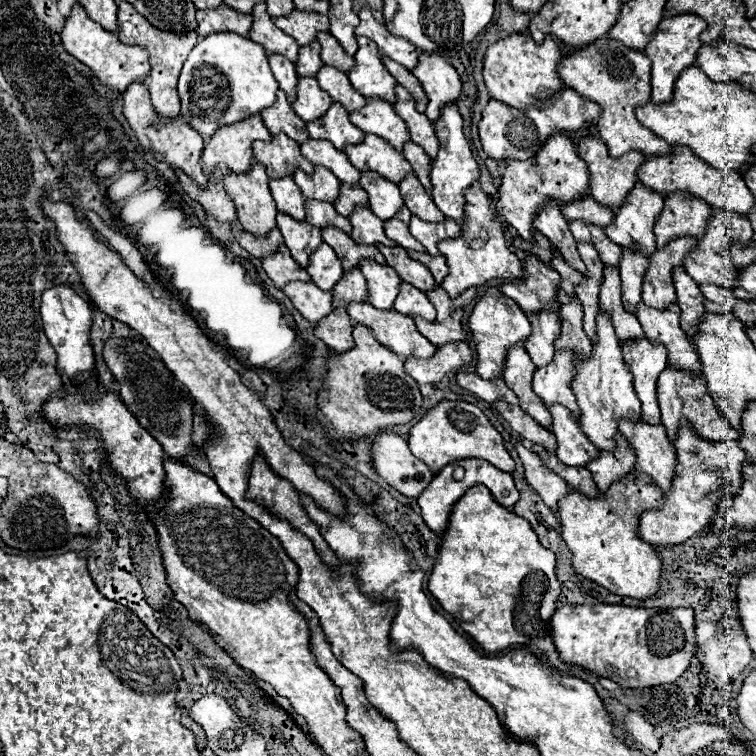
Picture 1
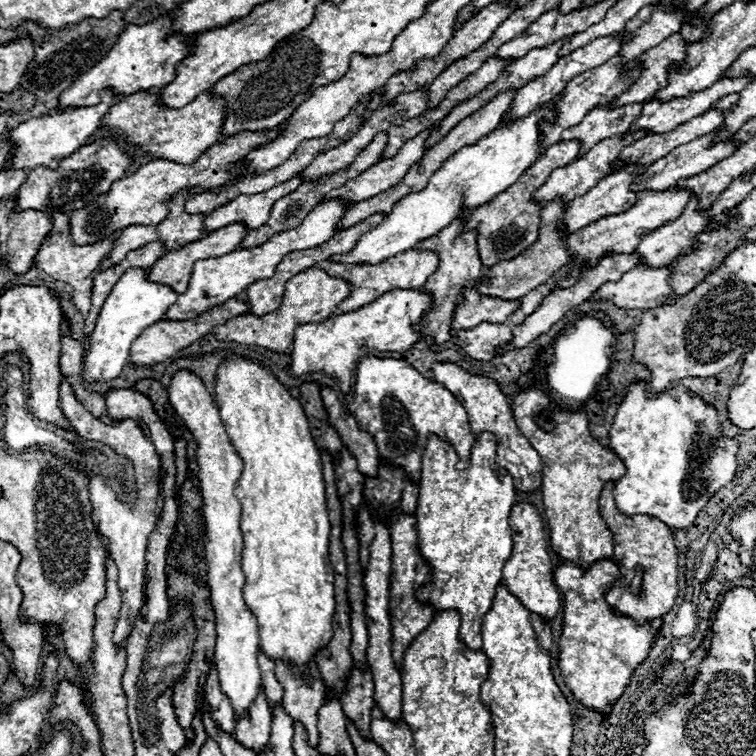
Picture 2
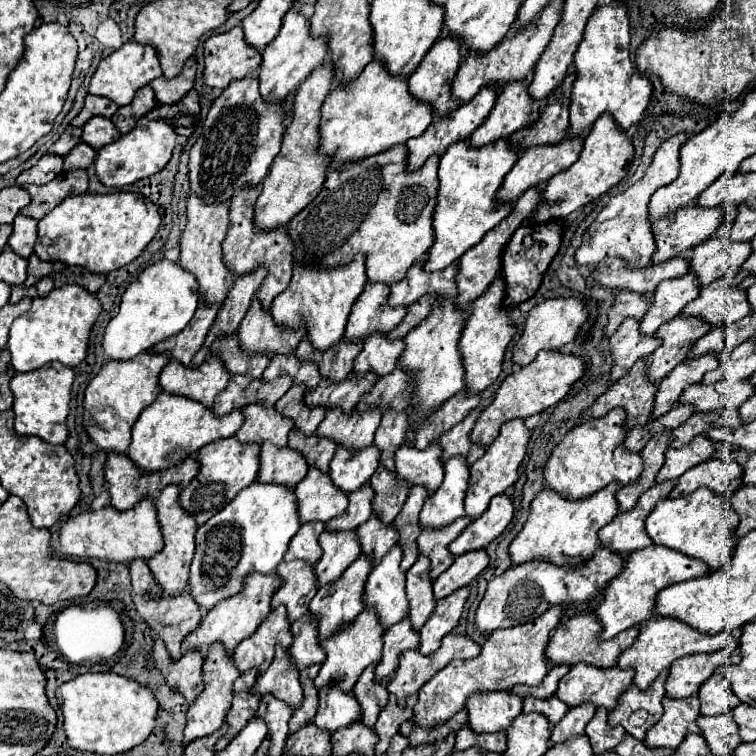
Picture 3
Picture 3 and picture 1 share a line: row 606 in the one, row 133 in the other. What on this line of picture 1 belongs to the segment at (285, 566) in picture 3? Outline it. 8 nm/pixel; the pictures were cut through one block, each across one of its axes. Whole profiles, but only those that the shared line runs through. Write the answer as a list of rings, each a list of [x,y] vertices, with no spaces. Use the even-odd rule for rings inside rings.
[[[278,90],[276,102],[268,110],[262,110],[260,116],[272,134],[286,132],[292,140],[306,142],[306,138],[308,138],[308,130],[304,130],[306,122],[298,114],[294,114],[294,110],[290,108],[290,104],[286,100],[284,90]]]

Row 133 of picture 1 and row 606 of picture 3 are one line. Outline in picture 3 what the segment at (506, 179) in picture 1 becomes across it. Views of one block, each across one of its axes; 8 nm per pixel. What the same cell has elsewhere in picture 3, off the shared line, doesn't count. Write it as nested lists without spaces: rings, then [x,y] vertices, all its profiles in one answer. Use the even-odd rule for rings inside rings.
[[[556,606],[556,610],[548,610],[548,614],[542,614],[540,618],[506,628],[496,630],[492,636],[486,638],[482,644],[482,652],[478,658],[472,660],[452,660],[432,682],[424,684],[424,690],[418,694],[418,704],[414,706],[414,724],[422,730],[432,730],[446,720],[450,720],[456,712],[460,712],[466,706],[466,700],[476,692],[494,692],[494,690],[510,690],[516,684],[526,686],[538,686],[544,680],[544,646],[548,644],[548,638],[552,630],[560,622],[562,608]]]

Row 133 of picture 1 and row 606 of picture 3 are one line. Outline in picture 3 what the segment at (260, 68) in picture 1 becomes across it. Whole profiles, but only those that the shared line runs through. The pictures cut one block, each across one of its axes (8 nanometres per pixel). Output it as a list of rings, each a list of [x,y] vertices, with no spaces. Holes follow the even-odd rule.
[[[260,484],[244,488],[224,510],[196,530],[196,554],[190,566],[188,588],[202,610],[212,610],[220,600],[242,592],[248,574],[272,574],[284,560],[288,542],[298,532],[294,492],[278,484]]]

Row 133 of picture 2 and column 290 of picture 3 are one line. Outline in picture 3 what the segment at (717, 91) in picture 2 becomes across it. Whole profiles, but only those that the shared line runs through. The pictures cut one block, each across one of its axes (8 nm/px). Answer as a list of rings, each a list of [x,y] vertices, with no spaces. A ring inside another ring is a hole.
[[[300,618],[290,626],[292,632],[292,646],[290,646],[290,664],[294,670],[304,670],[308,666],[320,664],[324,660],[324,650],[316,644],[316,626],[308,622],[308,618]]]

